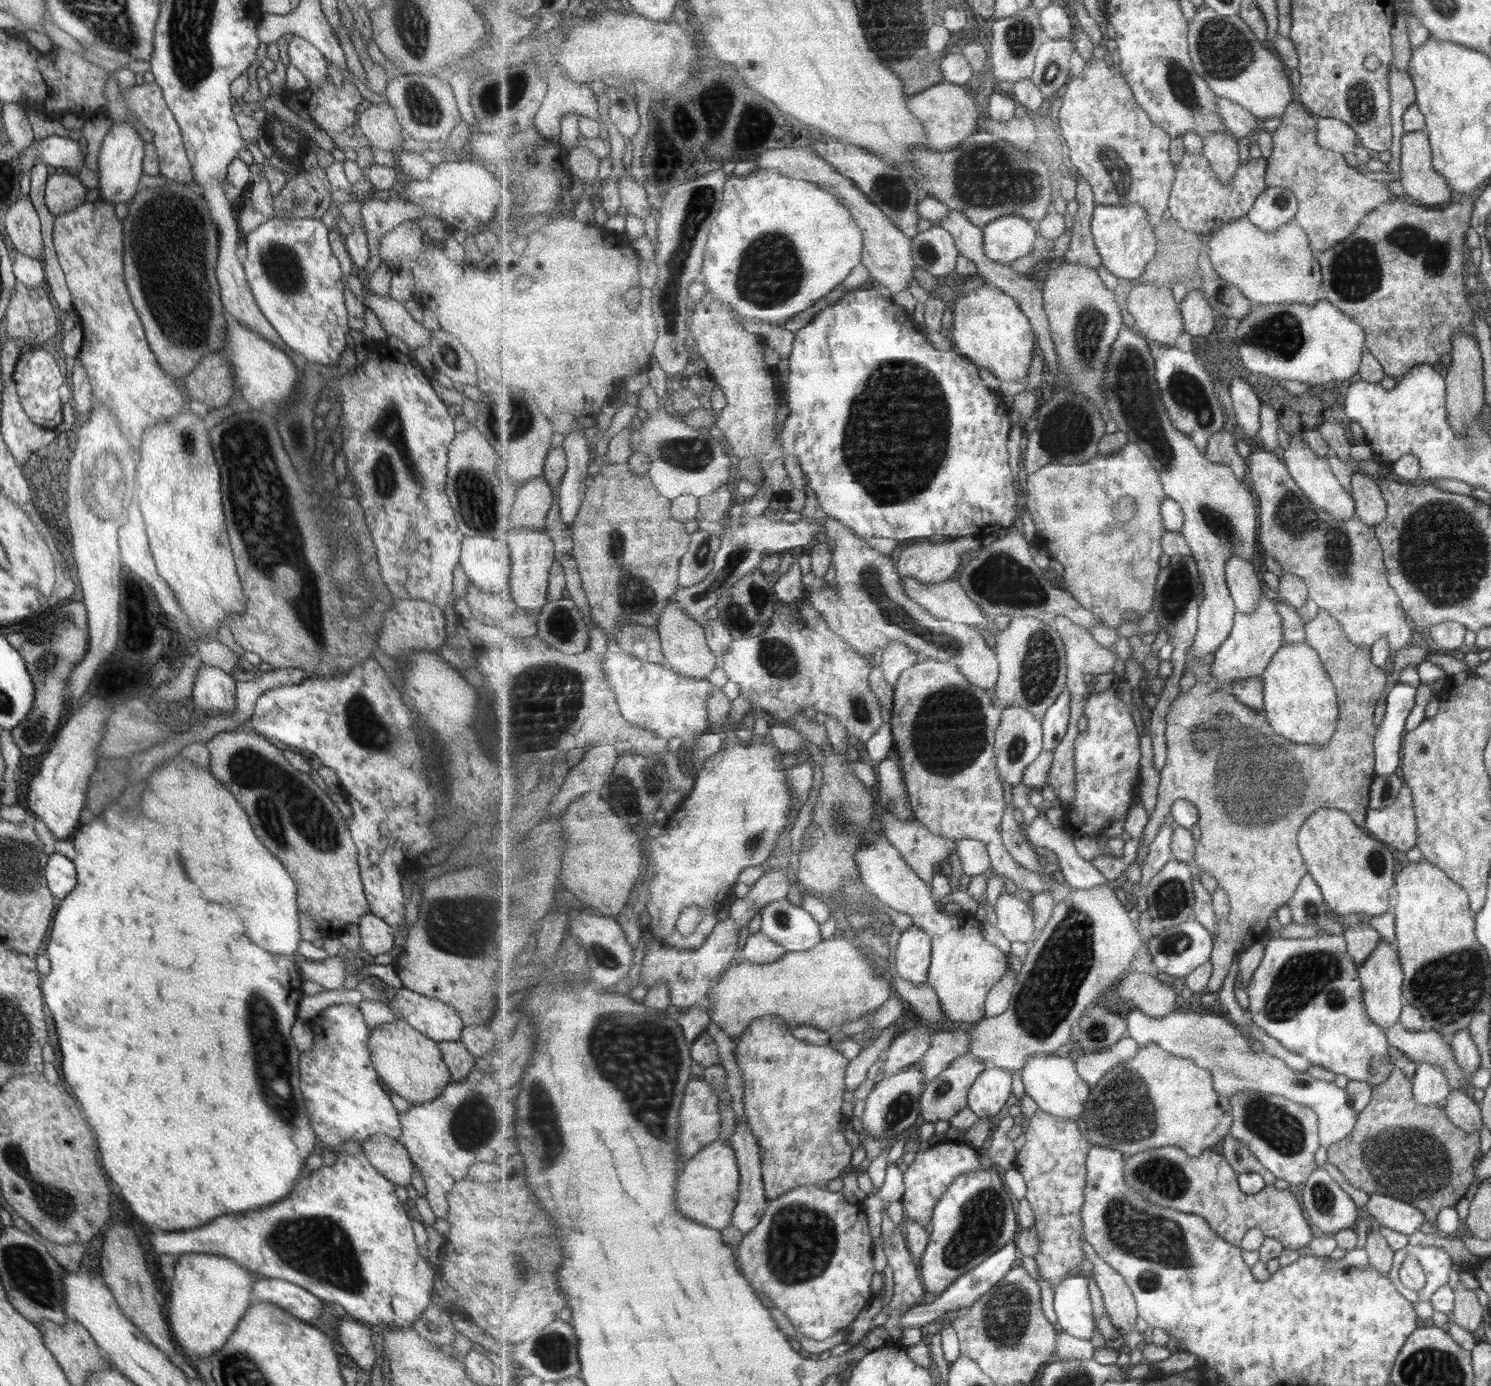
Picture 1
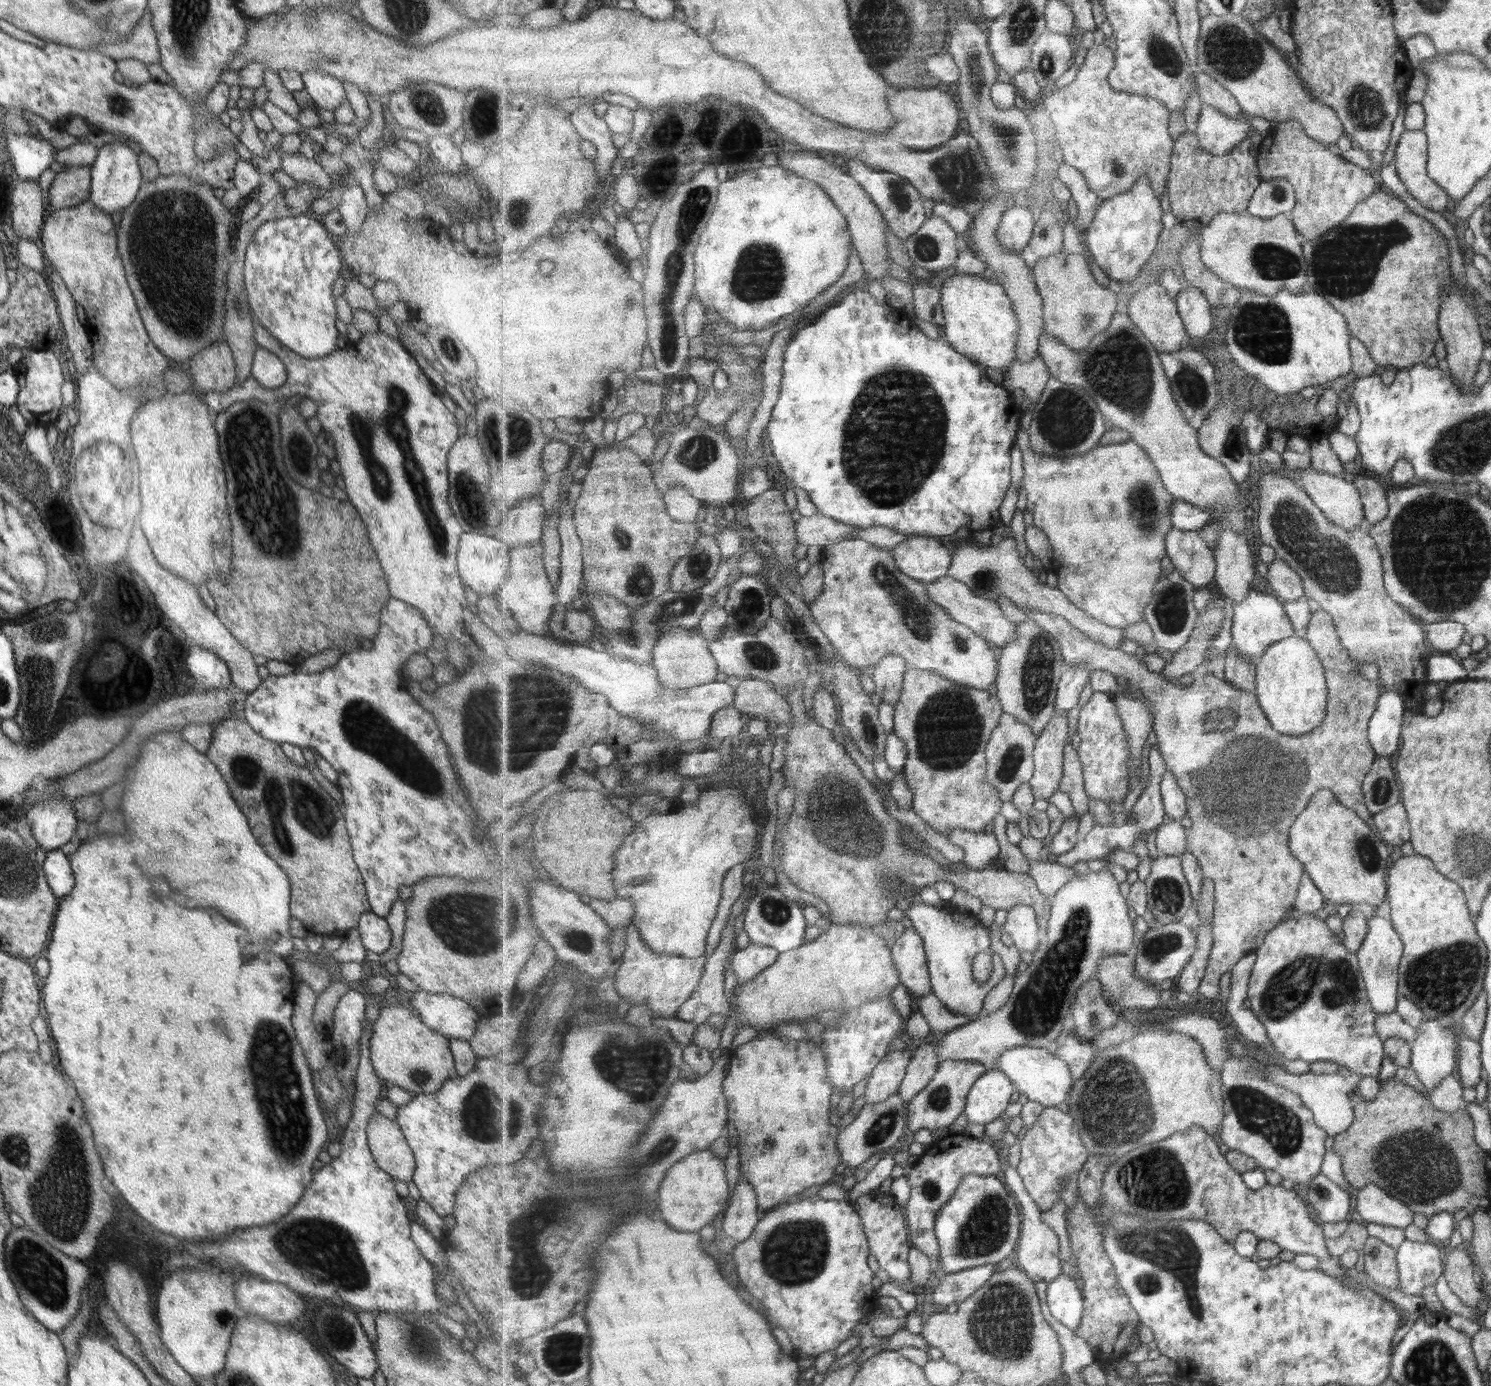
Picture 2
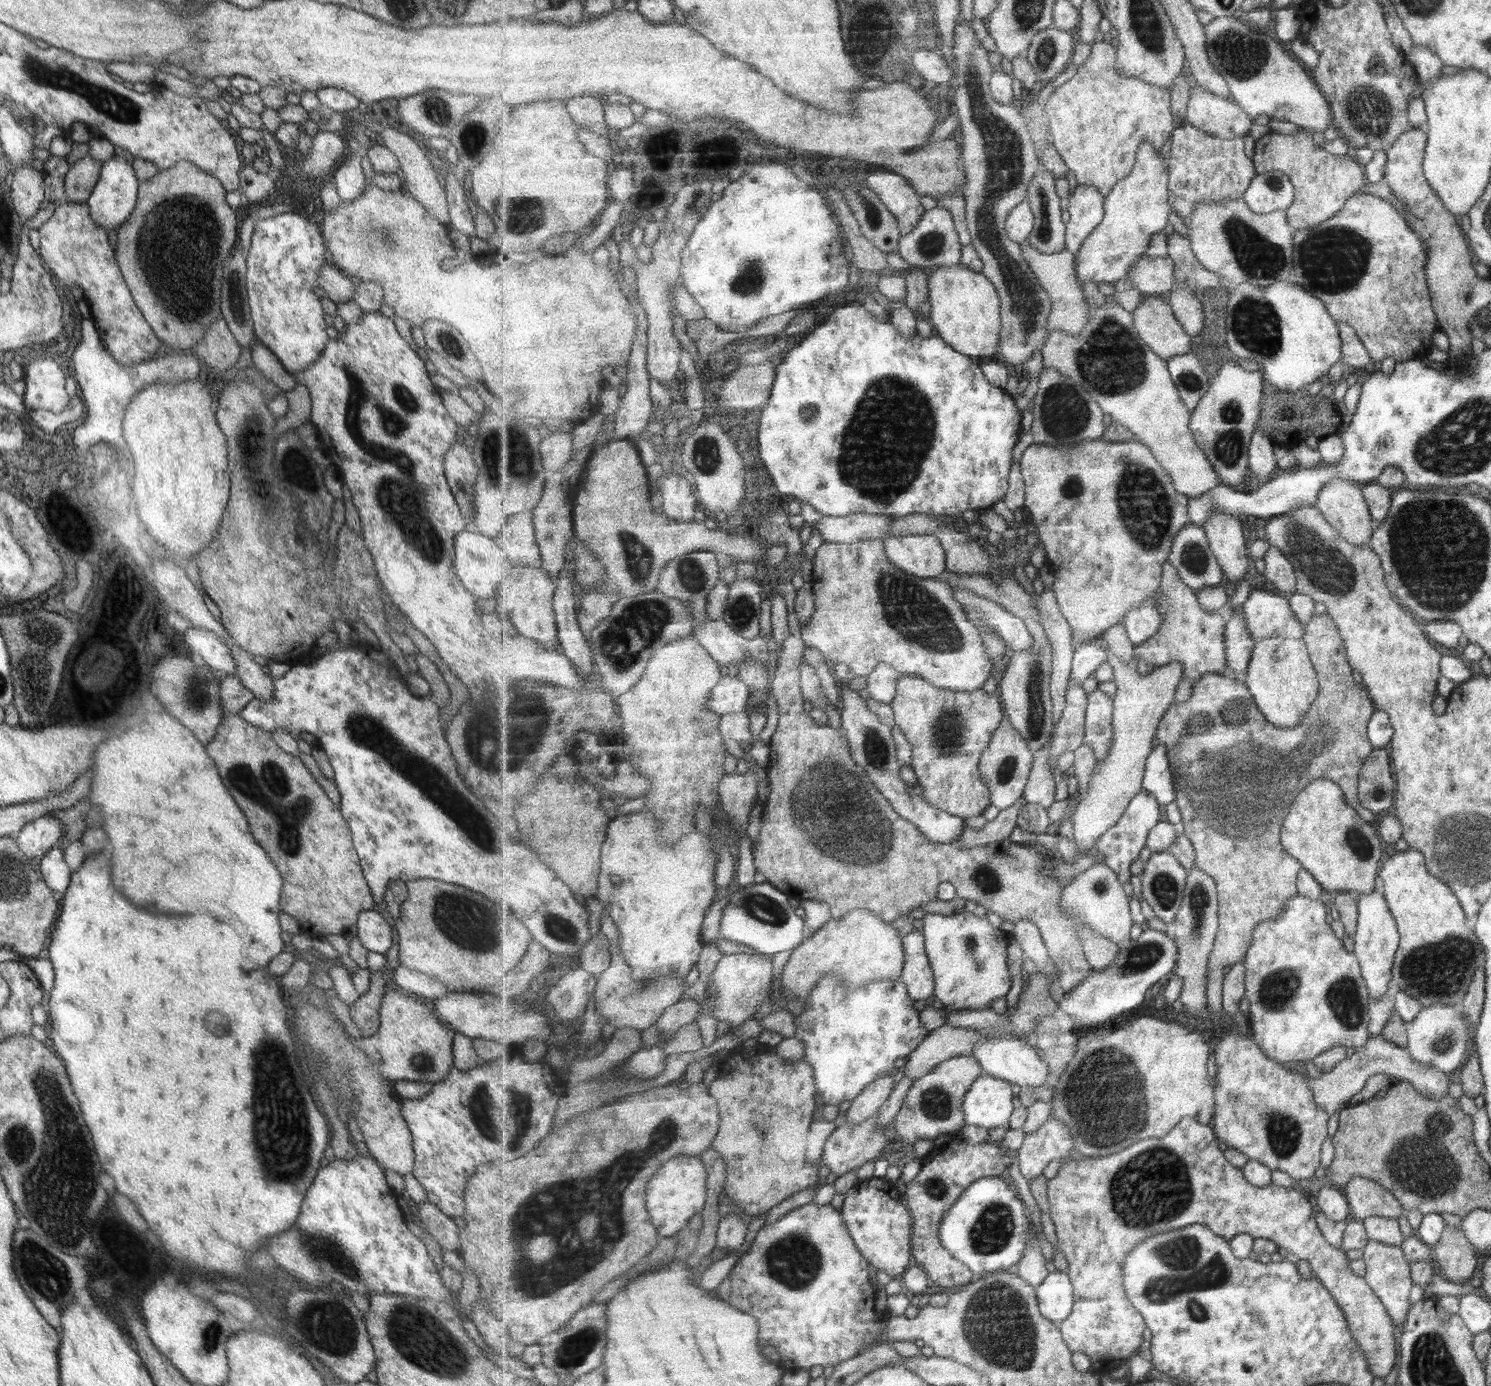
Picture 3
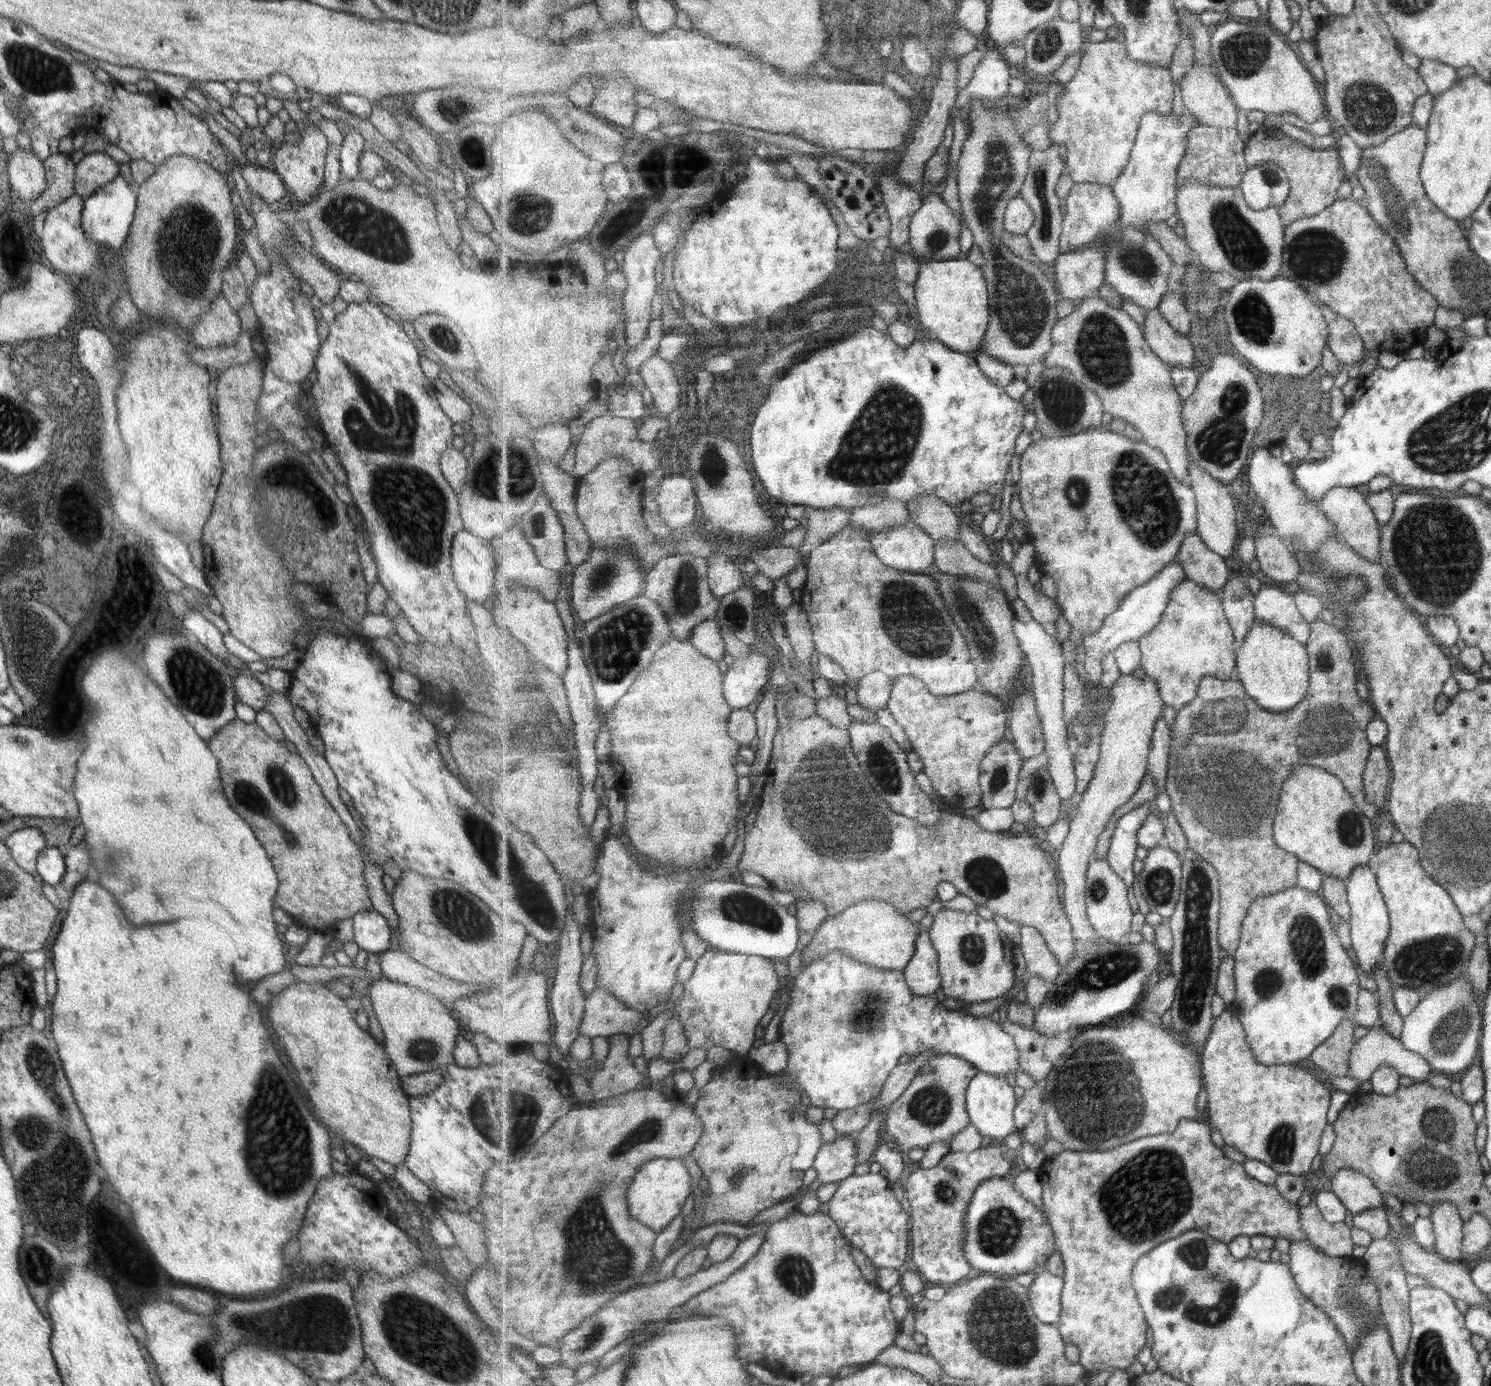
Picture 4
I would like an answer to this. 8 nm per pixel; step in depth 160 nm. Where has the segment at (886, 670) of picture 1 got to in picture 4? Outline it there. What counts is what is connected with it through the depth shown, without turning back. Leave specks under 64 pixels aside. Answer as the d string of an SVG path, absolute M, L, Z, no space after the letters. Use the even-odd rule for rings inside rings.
M875 671L858 681L853 681L857 685L857 703L873 713L887 709L894 681L883 671Z

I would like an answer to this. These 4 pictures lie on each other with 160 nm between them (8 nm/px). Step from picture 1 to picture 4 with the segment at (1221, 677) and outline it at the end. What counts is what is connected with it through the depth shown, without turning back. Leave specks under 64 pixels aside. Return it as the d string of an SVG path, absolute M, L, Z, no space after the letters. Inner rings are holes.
M1262 586L1256 594L1255 613L1256 620L1285 630L1300 644L1305 645L1311 634L1309 623L1299 615L1292 596L1282 592L1281 588Z

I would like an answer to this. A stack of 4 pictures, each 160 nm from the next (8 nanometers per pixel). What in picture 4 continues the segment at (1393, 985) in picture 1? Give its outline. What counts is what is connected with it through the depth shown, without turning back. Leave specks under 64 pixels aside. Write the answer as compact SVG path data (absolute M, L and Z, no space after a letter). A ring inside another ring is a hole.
M1358 864L1353 867L1352 874L1344 881L1347 889L1347 901L1351 906L1351 915L1348 920L1350 928L1350 950L1354 955L1356 966L1359 966L1367 976L1371 976L1372 970L1381 959L1385 939L1388 935L1388 912L1379 892L1375 873L1367 864Z

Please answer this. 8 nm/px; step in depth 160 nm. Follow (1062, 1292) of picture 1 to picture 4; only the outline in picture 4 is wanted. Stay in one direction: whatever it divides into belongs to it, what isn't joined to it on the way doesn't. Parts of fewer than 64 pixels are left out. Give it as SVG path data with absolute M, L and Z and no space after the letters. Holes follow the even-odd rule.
M1049 1271L1036 1275L1029 1288L1029 1298L1039 1320L1058 1325L1062 1315L1063 1289L1064 1277Z

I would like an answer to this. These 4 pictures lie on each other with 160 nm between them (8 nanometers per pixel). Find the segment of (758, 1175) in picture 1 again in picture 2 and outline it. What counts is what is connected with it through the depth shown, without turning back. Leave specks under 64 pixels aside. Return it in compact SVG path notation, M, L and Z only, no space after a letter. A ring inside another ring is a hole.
M739 1174L738 1183L730 1204L725 1211L723 1235L736 1243L747 1240L760 1223L761 1210L755 1188L749 1184L746 1174Z

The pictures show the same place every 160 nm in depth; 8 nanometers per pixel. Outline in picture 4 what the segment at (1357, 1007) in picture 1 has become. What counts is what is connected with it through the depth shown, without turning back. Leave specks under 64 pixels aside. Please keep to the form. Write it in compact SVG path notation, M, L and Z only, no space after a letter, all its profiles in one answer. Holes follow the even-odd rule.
M1295 884L1292 887L1289 887L1287 890L1282 890L1277 894L1272 894L1271 896L1262 896L1261 898L1257 897L1257 900L1252 904L1250 911L1248 912L1247 918L1245 918L1241 933L1241 940L1235 953L1234 959L1236 960L1235 965L1235 974L1236 974L1236 1001L1235 1004L1231 1007L1231 1010L1240 1017L1241 1026L1245 1030L1245 1040L1247 1044L1251 1046L1253 1054L1257 1061L1260 1061L1261 1064L1268 1066L1273 1065L1292 1065L1297 1063L1300 1060L1308 1059L1312 1055L1313 1050L1319 1044L1324 1043L1325 1039L1328 1039L1336 1027L1339 1026L1342 1020L1353 1020L1355 1026L1355 1013L1356 1013L1356 998L1358 995L1359 984L1357 983L1357 972L1355 971L1355 962L1349 960L1349 956L1345 954L1345 950L1341 948L1329 920L1327 920L1327 906L1325 902L1311 894L1308 889L1299 888Z

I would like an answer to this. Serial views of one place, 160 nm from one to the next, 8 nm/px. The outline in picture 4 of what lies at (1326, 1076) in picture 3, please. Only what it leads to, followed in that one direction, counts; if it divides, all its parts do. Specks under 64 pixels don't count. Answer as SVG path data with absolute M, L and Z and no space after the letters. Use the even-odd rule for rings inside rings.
M1371 1028L1353 1044L1349 1054L1349 1067L1347 1067L1346 1076L1362 1083L1369 1081L1369 1077L1381 1066L1393 1067L1397 1075L1410 1078L1415 1083L1426 1082L1430 1073L1434 1073L1425 1060L1421 1059L1421 1056L1405 1050L1399 1043L1399 1039L1393 1038L1381 1029Z

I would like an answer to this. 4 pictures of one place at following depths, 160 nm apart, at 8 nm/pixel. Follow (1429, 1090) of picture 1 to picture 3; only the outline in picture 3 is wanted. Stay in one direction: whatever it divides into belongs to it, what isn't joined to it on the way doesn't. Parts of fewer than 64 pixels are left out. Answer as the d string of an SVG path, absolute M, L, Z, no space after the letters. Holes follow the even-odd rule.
M1439 1004L1423 1006L1406 1026L1405 1049L1413 1061L1435 1067L1445 1075L1466 1062L1472 1045L1470 1042L1472 1033L1460 1007L1453 1008Z

